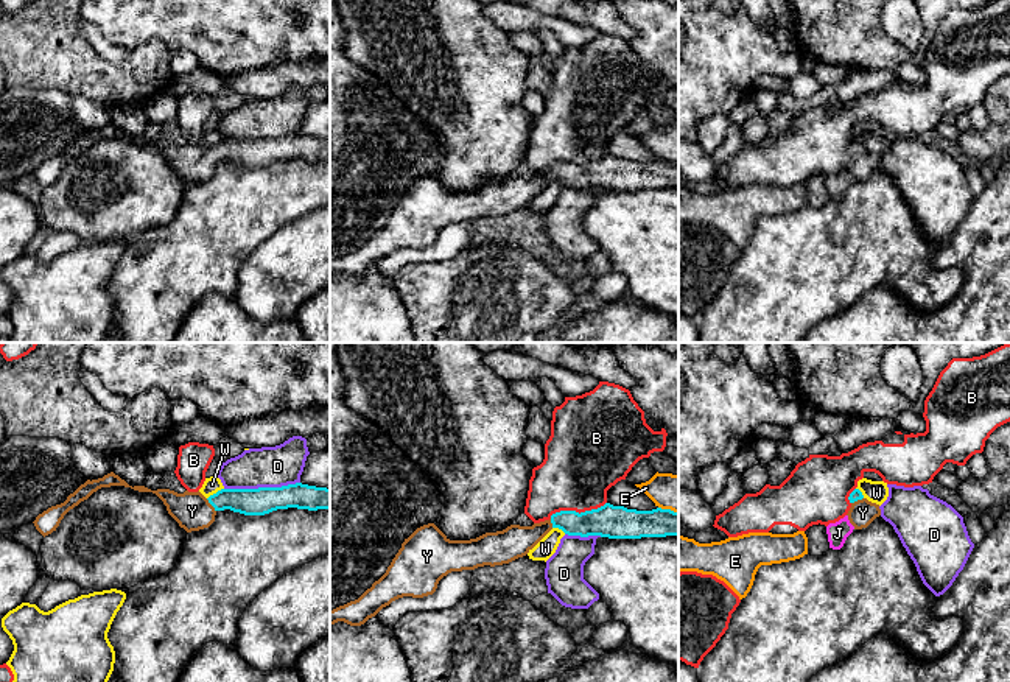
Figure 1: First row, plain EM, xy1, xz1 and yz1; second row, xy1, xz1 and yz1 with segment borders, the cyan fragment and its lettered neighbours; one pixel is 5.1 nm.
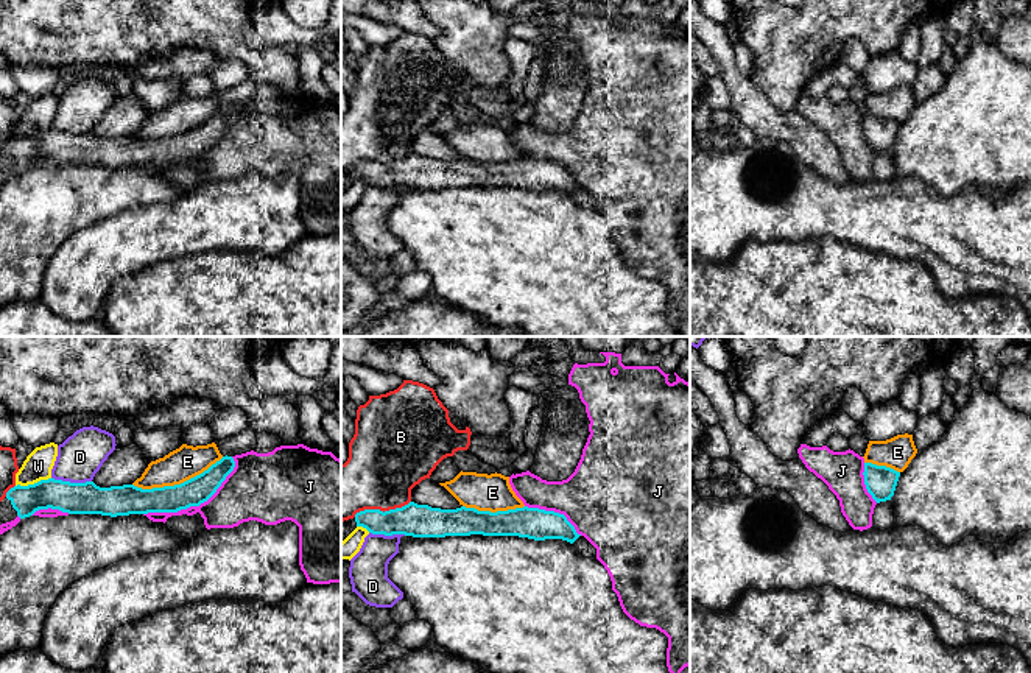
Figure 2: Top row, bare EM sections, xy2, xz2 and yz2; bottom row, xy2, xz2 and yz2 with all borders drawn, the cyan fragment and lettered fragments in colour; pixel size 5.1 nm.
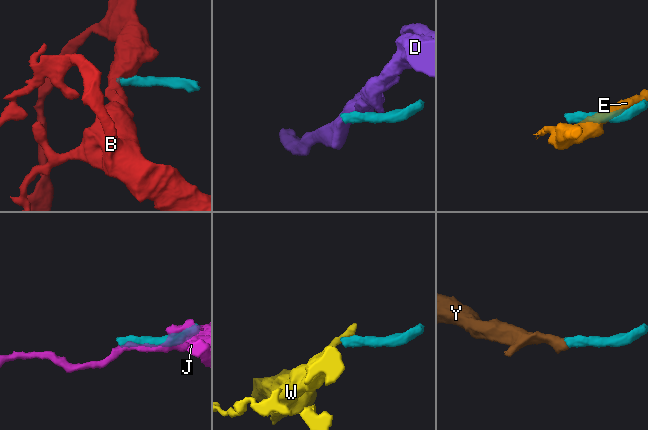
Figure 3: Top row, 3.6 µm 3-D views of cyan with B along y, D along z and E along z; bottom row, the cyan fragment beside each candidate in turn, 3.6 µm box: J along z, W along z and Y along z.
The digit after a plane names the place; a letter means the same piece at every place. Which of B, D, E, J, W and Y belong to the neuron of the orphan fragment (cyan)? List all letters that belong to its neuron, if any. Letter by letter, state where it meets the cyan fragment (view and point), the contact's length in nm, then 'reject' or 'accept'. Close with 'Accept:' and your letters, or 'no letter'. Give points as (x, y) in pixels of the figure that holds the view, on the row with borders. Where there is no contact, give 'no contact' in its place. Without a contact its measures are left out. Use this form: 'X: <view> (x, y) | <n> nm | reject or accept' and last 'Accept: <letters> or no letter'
B: xz1 (578, 513) | 300 nm | reject
D: xy1 (262, 488) | 400 nm | reject
E: xy2 (178, 485) | 500 nm | reject
J: xy2 (197, 505) | 550 nm | reject
W: xy2 (35, 483) | 190 nm | reject
Y: xy1 (210, 503) | 90 nm | accept
Accept: Y

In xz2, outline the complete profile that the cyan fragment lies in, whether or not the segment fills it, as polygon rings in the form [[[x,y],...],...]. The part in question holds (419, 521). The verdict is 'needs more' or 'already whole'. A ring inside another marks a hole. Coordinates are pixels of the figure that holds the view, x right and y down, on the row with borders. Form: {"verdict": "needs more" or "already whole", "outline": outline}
{"verdict": "needs more", "outline": [[[408,505],[389,511],[364,509],[341,522],[341,542],[357,528],[372,534],[405,534],[413,537],[445,536],[519,536],[534,541],[562,539],[573,544],[581,534],[564,514],[539,508],[478,511],[475,508],[441,509],[428,505]]]}

